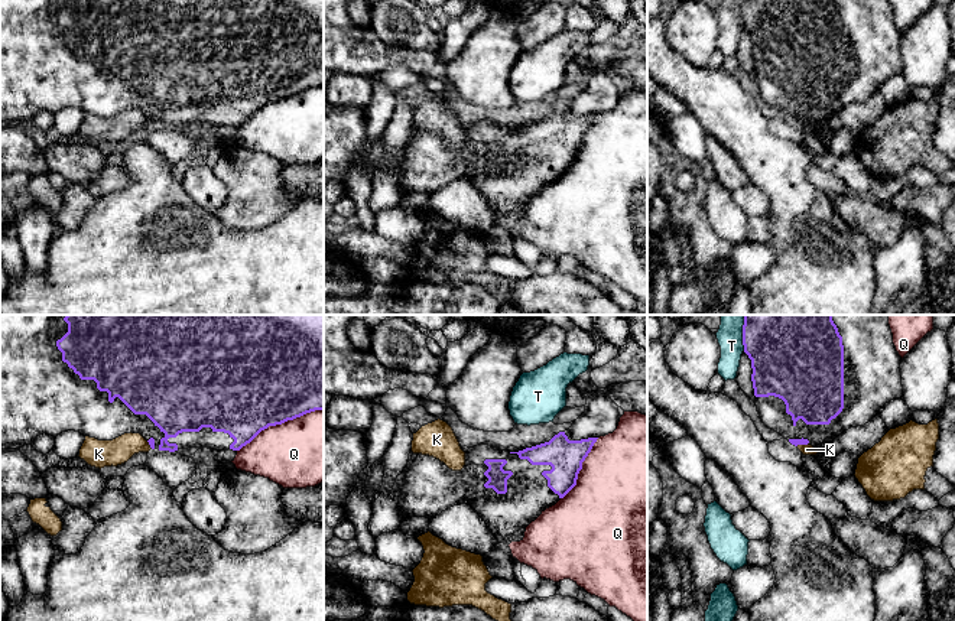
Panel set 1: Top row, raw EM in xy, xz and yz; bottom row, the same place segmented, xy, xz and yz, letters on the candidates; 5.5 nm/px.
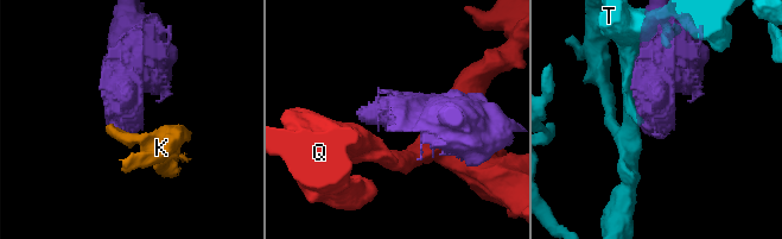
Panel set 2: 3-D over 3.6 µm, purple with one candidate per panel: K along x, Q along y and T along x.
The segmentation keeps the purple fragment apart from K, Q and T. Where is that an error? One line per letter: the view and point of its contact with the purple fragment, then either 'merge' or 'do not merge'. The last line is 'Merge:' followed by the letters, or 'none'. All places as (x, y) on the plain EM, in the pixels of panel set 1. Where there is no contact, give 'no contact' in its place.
K: contact yz (802, 120); do not merge
Q: contact xy (279, 100); do not merge
T: contact yz (743, 13); do not merge
Merge: none

